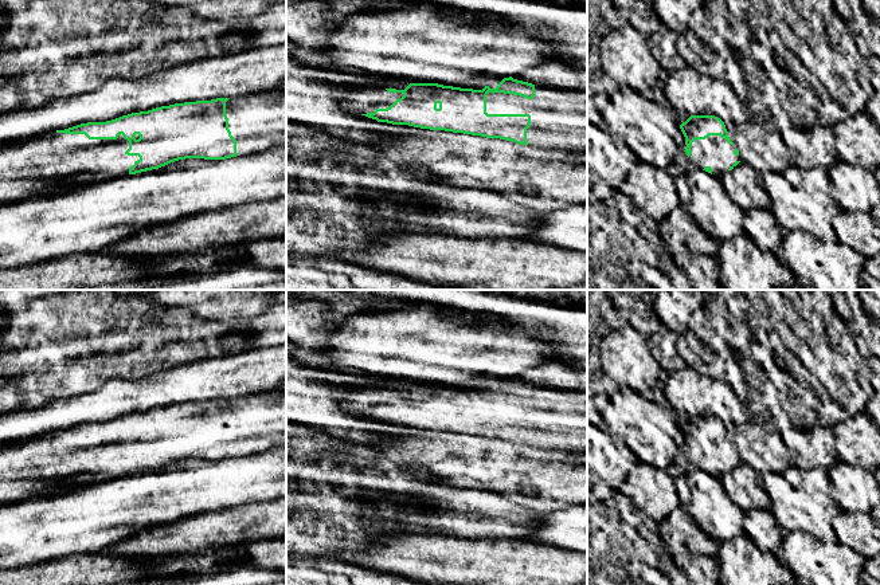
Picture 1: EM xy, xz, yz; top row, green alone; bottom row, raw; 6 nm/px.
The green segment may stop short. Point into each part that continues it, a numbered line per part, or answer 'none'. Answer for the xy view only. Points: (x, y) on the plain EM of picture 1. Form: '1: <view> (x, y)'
1: xy (257, 421)
2: xy (59, 456)

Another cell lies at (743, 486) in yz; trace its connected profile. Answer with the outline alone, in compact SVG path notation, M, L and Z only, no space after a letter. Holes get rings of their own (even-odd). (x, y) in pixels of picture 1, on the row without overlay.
M739 463L721 478L727 496L743 511L768 510L771 506L759 474L744 463Z

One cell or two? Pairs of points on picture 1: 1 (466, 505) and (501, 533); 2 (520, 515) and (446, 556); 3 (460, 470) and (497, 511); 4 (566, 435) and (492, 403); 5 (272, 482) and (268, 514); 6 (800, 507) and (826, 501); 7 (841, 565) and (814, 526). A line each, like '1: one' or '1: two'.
1: one
2: two
3: two
4: one
5: two
6: one
7: two

